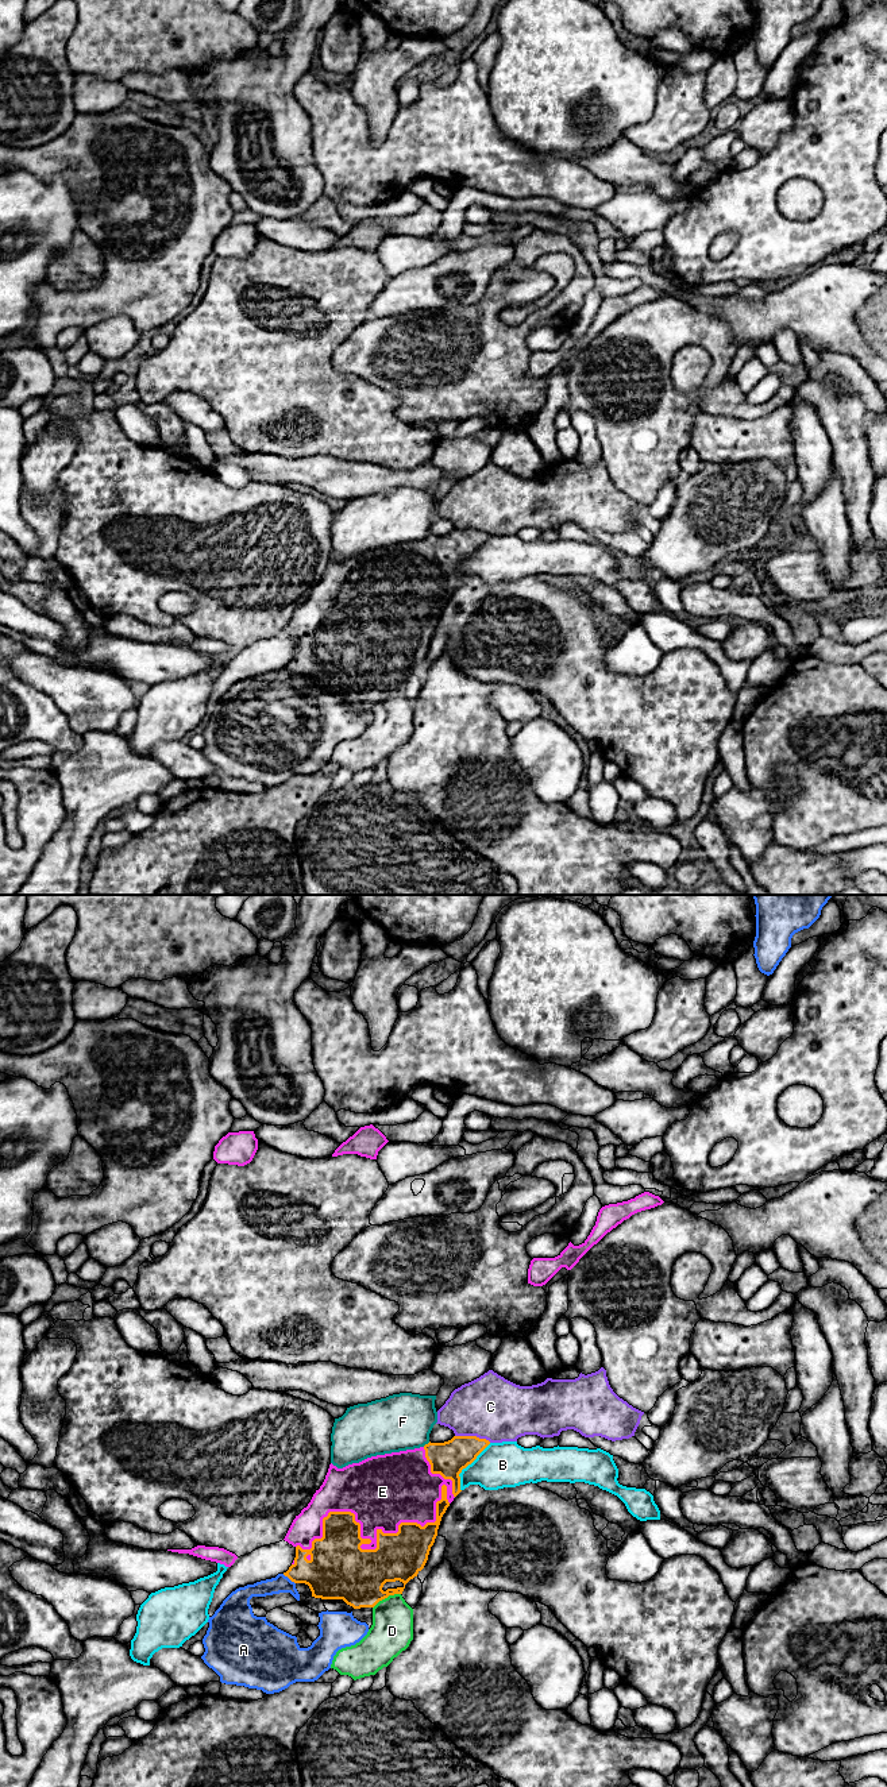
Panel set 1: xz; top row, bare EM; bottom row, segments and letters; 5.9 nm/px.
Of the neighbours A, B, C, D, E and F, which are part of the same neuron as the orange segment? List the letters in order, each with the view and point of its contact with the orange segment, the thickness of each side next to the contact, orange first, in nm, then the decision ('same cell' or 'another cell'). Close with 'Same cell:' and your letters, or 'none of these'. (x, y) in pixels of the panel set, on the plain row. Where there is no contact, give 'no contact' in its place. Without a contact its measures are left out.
A: contact xz (289, 671); calibres 300 and 110 nm; another cell
B: contact xz (466, 559); calibres 200 and 280 nm; another cell
C: contact xz (473, 529); calibres 200 and 380 nm; another cell
D: contact xz (386, 690); calibres 320 and 260 nm; another cell
E: contact xz (366, 643); calibres 360 and 240 nm; same cell
F: contact xz (425, 537); calibres 200 and 340 nm; another cell
Same cell: E

